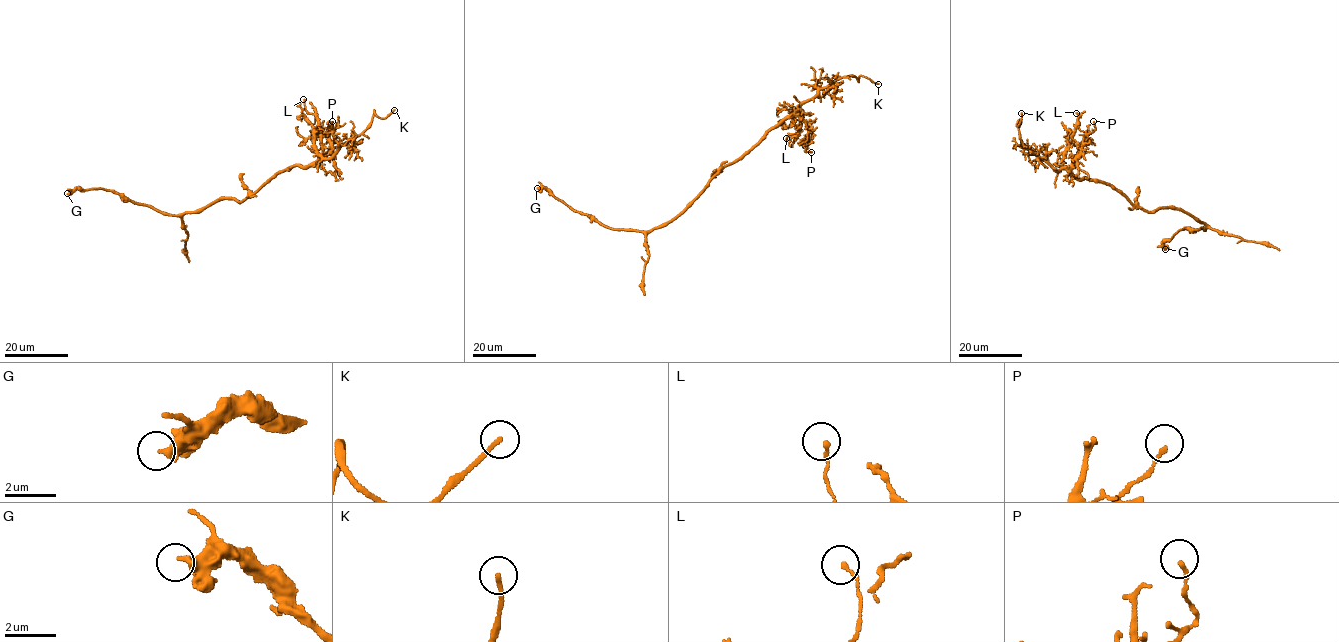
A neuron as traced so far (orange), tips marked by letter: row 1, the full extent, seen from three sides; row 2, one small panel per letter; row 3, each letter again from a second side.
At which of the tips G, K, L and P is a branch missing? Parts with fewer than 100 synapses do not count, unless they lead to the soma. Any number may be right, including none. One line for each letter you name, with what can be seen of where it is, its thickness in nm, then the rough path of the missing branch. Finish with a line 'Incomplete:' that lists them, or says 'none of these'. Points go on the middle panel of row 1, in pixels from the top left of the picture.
K: place (878, 84); calibre 160 nm; course (878, 84), (901, 86), (913, 98)
Incomplete: K

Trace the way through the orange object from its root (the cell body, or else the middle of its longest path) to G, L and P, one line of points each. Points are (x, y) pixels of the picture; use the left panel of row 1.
G: (249, 197), (240, 202), (219, 200), (195, 211), (171, 215), (108, 190), (79, 188), (67, 193)
L: (249, 197), (276, 174), (294, 166), (312, 165), (318, 158), (314, 145), (318, 118), (305, 109), (303, 99)
P: (249, 197), (276, 174), (294, 166), (314, 165), (328, 153), (330, 132), (327, 128), (332, 121)

